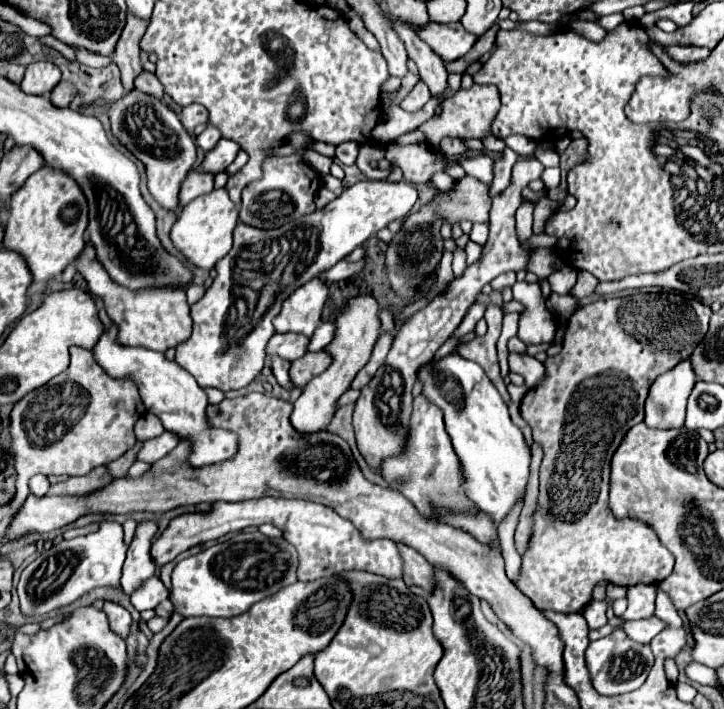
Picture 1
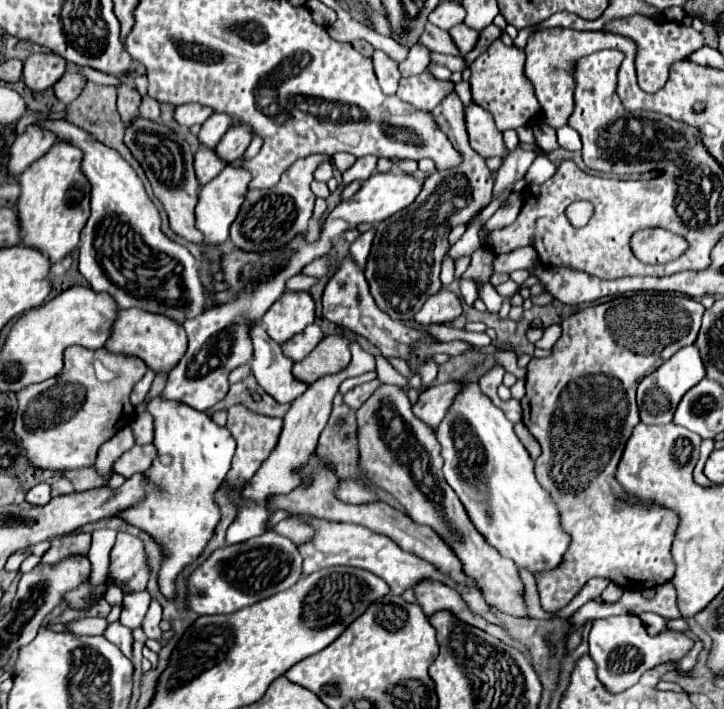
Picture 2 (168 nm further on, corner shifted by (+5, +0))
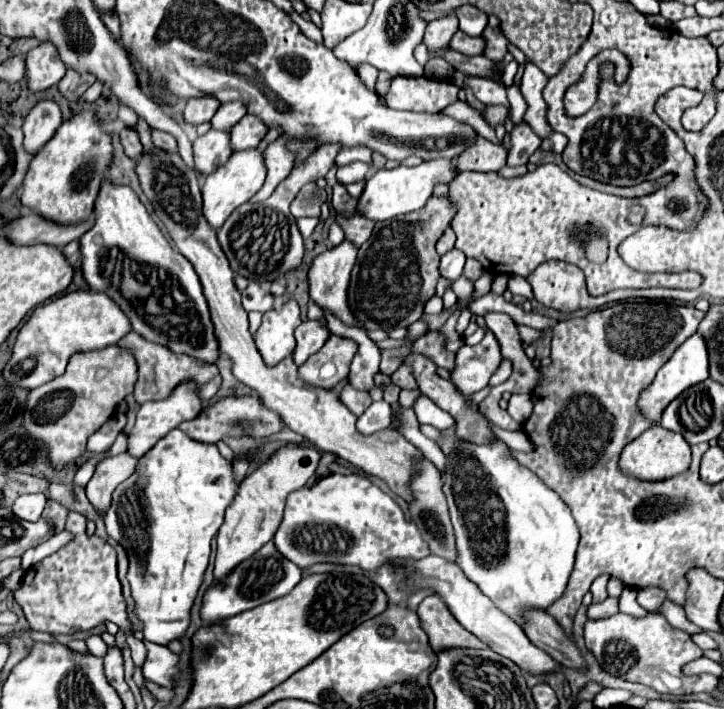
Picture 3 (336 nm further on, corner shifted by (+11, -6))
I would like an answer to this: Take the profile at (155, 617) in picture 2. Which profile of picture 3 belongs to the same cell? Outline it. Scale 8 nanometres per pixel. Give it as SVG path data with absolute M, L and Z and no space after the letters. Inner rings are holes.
M146 642L146 648L148 648L148 658L142 668L144 678L158 684L158 686L174 688L176 674L180 672L178 670L178 656L172 654L166 646Z

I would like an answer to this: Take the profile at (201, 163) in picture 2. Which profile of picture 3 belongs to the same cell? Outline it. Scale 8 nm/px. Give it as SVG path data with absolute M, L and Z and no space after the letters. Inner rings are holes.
M210 130L208 134L200 136L194 142L194 160L196 160L196 168L208 176L212 174L220 164L224 164L232 154L232 146L230 146L230 136L228 132L220 132L220 130Z

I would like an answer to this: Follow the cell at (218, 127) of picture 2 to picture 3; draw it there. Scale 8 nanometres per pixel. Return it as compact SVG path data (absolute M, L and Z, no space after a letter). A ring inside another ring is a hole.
M232 100L226 102L218 108L218 112L212 118L212 128L214 130L230 130L236 122L240 122L240 118L246 114L246 104L240 100Z

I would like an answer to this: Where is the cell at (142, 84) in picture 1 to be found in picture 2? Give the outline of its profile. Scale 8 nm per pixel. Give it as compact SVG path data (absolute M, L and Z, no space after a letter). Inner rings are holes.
M146 94L146 96L142 98L142 104L140 104L140 114L142 114L144 118L158 120L158 118L160 118L160 104Z

